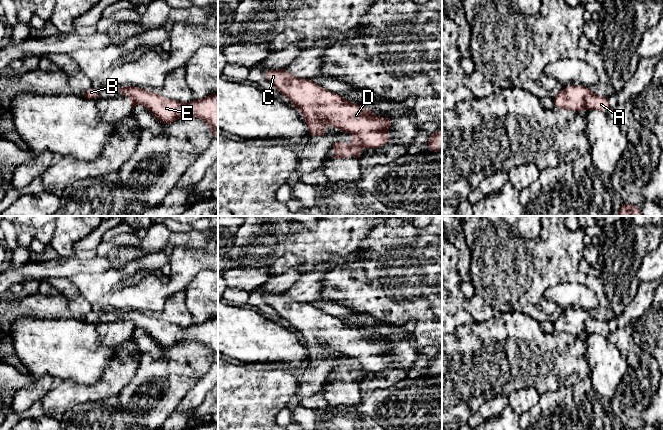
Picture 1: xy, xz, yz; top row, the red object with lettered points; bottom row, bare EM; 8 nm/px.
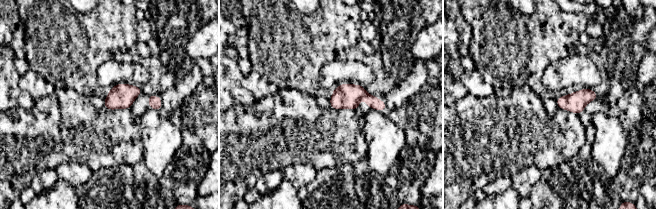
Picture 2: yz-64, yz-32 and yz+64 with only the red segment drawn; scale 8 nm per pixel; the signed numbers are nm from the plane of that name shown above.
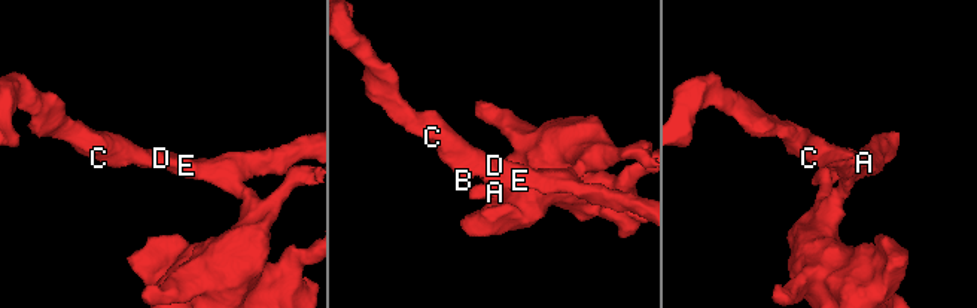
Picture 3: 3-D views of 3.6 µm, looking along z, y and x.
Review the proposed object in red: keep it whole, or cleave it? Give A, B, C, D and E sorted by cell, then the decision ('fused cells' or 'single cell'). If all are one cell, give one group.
A / B C D E | fused cells

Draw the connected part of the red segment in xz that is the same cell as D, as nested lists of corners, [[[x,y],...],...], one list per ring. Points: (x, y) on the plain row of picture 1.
[[[284,292],[264,294],[264,300],[301,337],[308,349],[310,361],[325,360],[328,352],[323,347],[326,346],[346,358],[358,360],[365,372],[379,372],[392,363],[388,358],[388,352],[394,347],[394,342],[380,342],[369,332],[348,327],[341,319],[326,314],[311,303],[297,302]]]

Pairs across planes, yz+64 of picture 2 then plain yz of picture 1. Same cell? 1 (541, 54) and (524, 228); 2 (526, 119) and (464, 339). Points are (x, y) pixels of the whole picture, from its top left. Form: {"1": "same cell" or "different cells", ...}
{"1": "different cells", "2": "same cell"}

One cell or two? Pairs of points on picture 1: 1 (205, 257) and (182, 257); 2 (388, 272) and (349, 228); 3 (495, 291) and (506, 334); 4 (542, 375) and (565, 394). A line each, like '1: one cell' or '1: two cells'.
1: one cell
2: two cells
3: two cells
4: two cells

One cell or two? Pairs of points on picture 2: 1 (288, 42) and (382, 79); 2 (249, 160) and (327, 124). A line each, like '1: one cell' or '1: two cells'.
1: one cell
2: one cell

